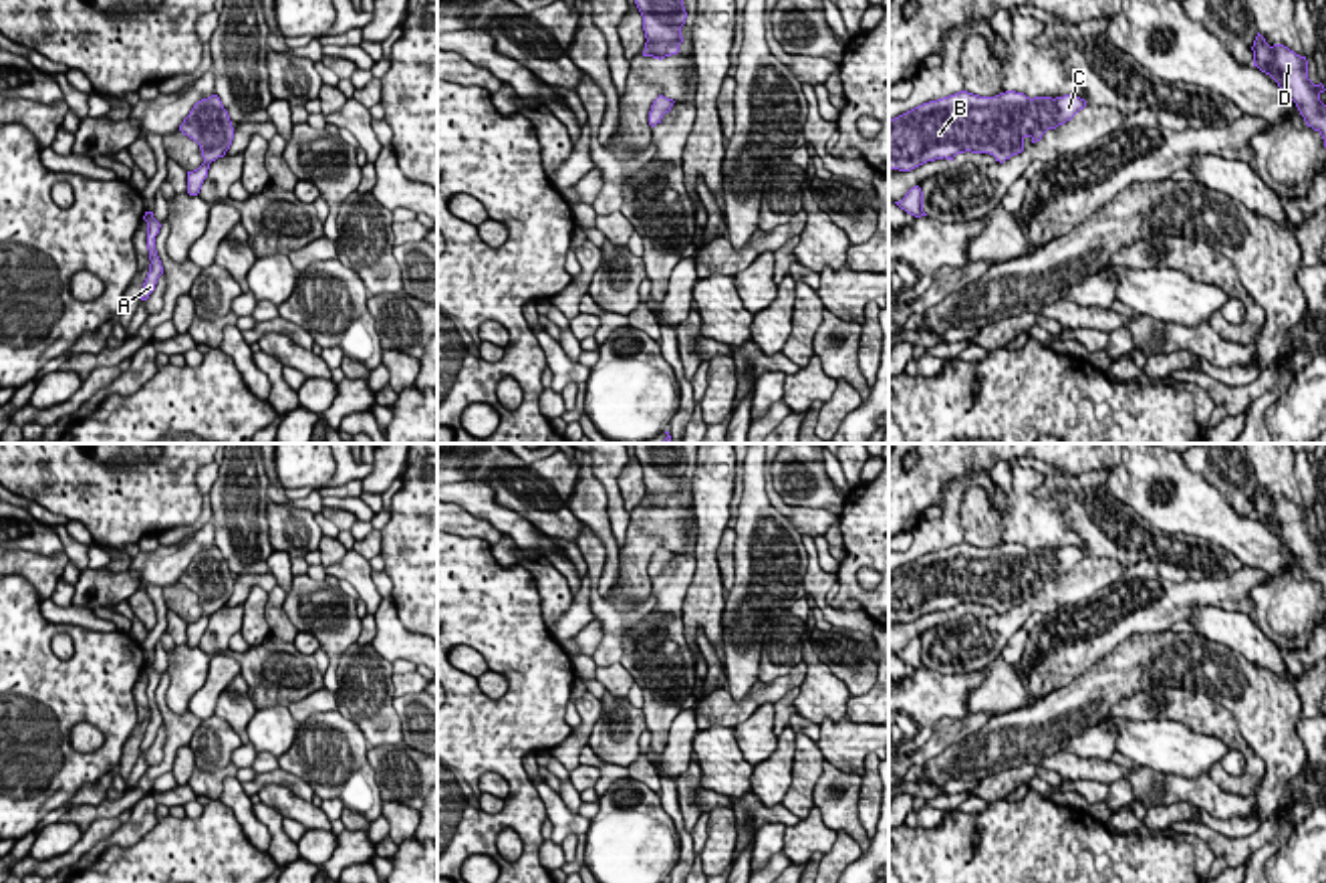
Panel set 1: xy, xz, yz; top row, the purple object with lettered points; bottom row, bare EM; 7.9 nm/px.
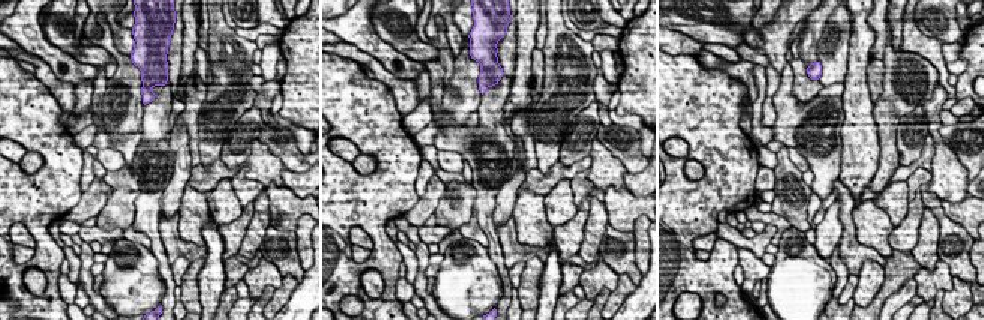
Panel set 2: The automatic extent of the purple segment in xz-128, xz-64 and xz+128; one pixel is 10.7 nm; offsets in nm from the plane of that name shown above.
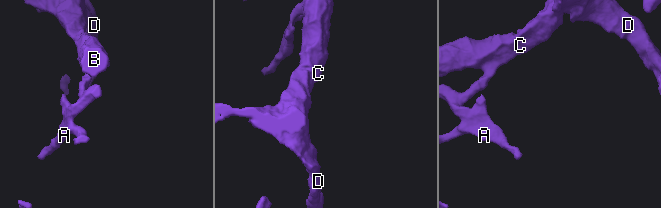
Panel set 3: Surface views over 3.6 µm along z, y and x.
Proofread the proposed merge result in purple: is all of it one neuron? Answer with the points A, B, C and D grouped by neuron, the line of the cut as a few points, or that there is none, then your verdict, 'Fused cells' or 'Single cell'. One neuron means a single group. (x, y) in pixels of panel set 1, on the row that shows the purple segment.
Groups: A B C D. No split. Single cell

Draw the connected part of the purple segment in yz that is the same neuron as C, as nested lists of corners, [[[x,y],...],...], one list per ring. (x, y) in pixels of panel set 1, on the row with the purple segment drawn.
[[[967,91],[923,103],[895,119],[889,119],[889,169],[911,171],[927,161],[951,159],[957,153],[989,153],[1004,163],[1024,151],[1024,139],[1040,141],[1048,129],[1070,121],[1086,101],[1074,95],[1026,97],[1006,91],[996,97],[979,97]]]

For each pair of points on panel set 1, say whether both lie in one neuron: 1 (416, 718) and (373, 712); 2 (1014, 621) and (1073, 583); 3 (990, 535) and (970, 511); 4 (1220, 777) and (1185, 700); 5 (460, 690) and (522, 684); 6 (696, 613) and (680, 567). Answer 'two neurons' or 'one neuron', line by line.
1: two neurons
2: one neuron
3: one neuron
4: one neuron
5: one neuron
6: two neurons

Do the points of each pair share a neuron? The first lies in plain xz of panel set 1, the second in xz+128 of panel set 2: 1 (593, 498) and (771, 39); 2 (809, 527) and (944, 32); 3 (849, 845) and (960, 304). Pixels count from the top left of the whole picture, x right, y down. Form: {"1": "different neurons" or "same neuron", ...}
{"1": "different neurons", "2": "different neurons", "3": "same neuron"}

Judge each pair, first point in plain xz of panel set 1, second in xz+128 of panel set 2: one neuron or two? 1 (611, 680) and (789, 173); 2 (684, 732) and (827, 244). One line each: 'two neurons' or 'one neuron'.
1: two neurons
2: one neuron

